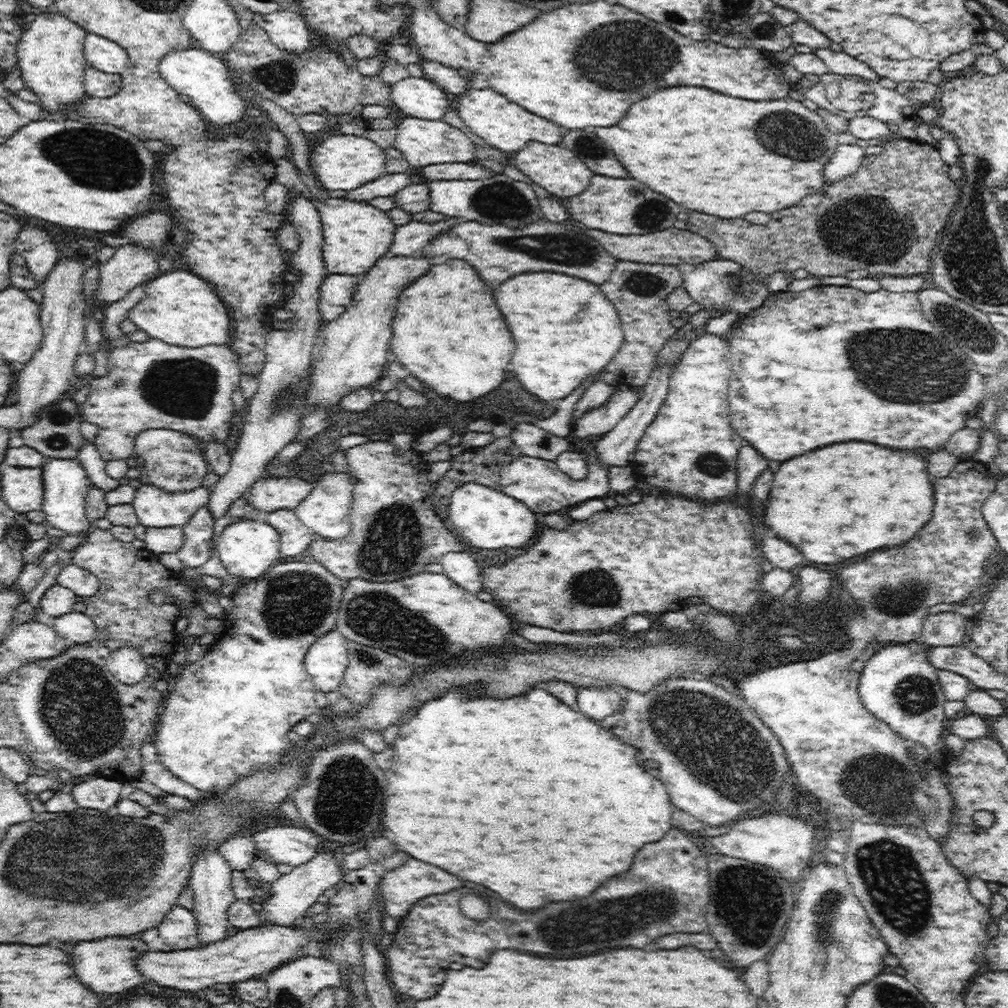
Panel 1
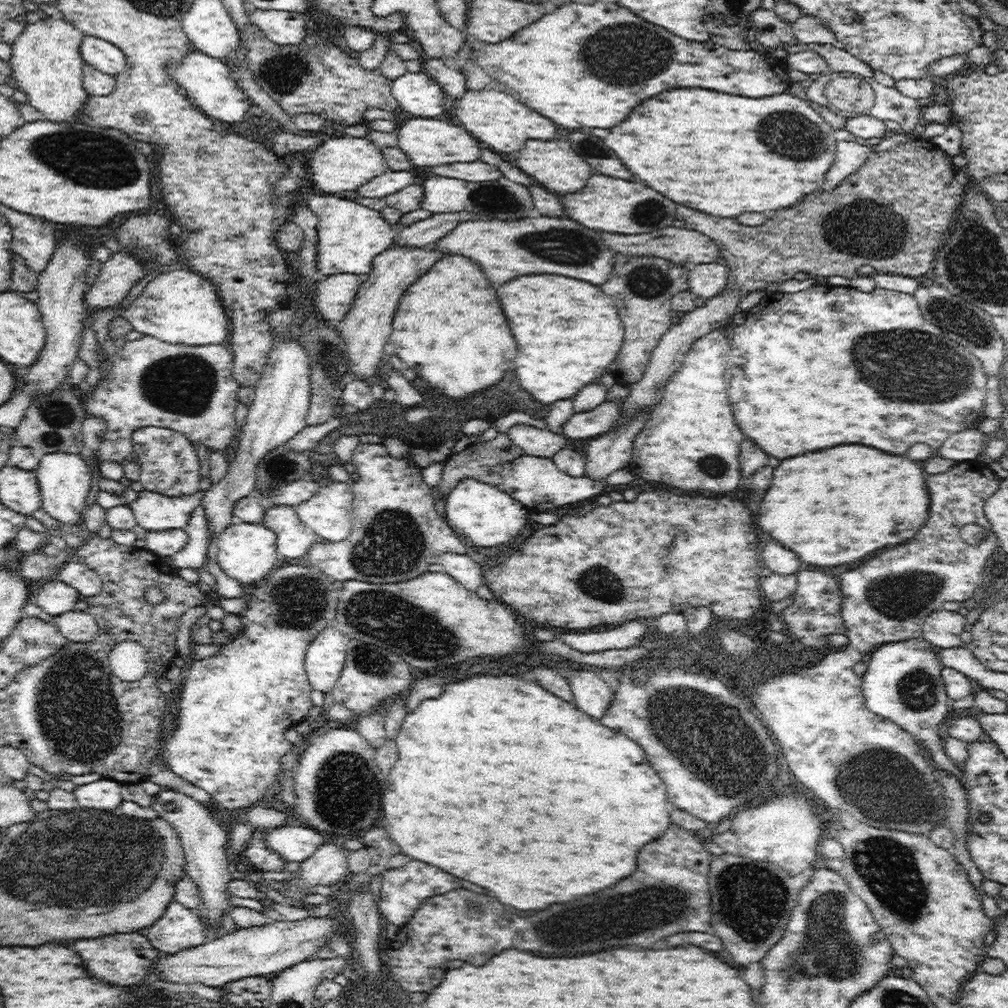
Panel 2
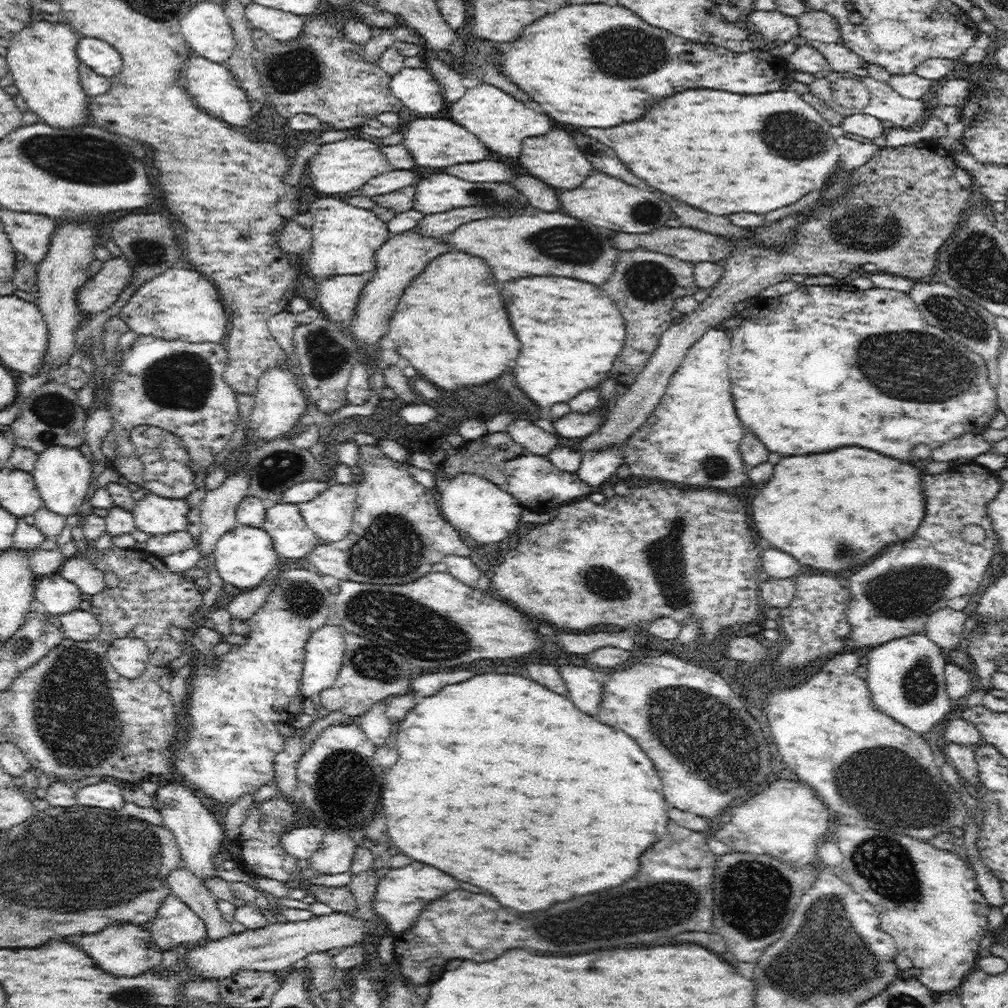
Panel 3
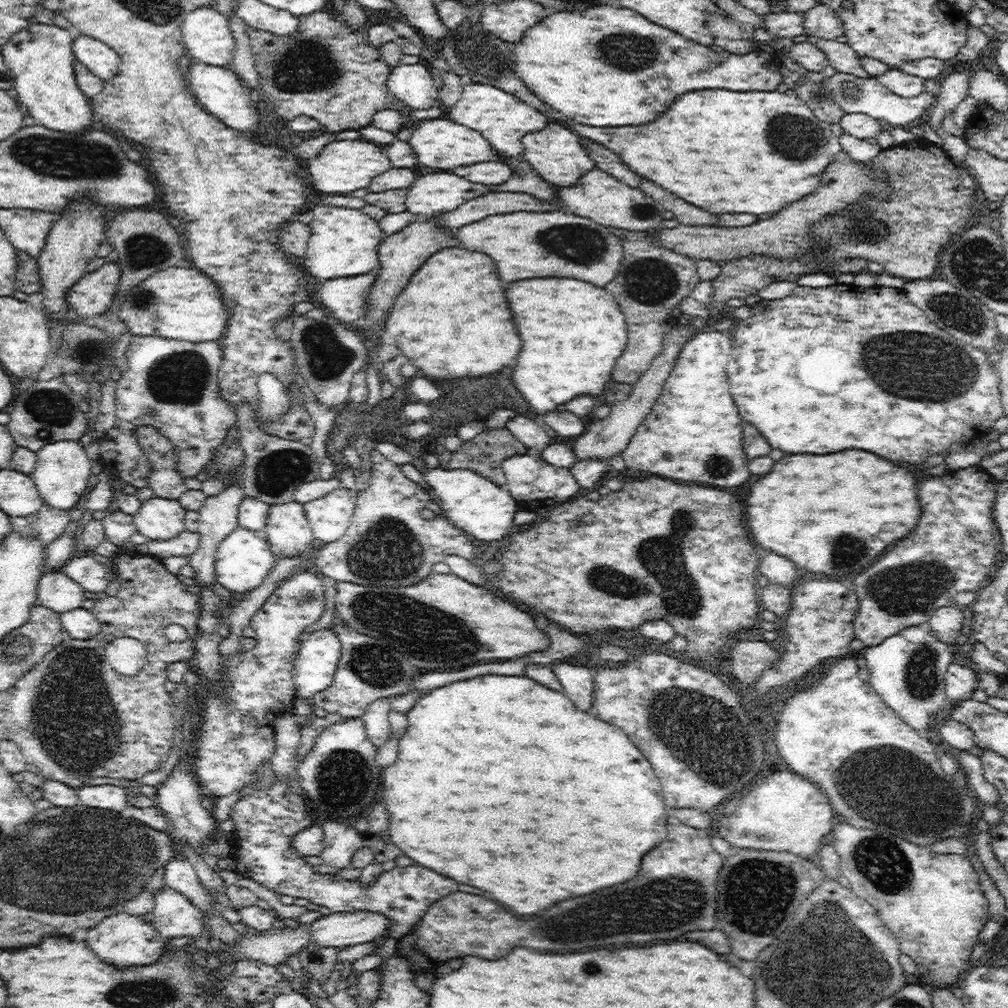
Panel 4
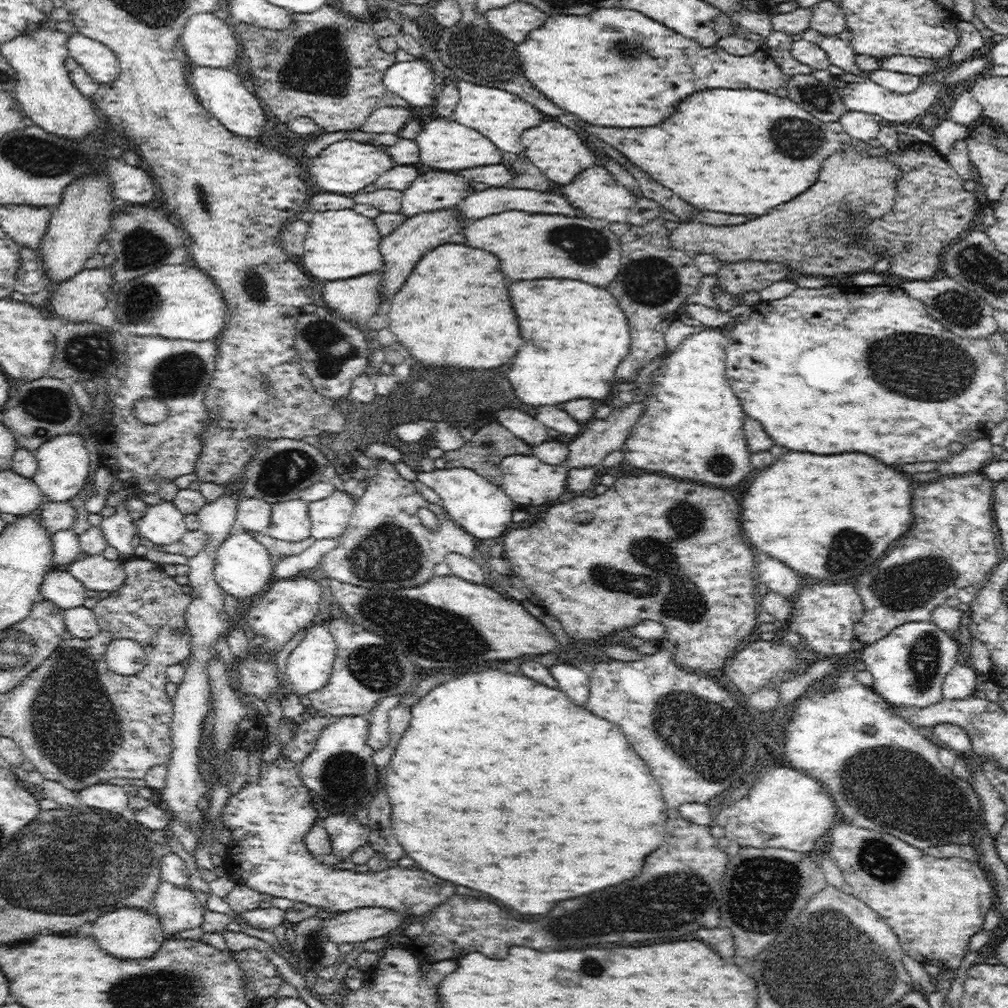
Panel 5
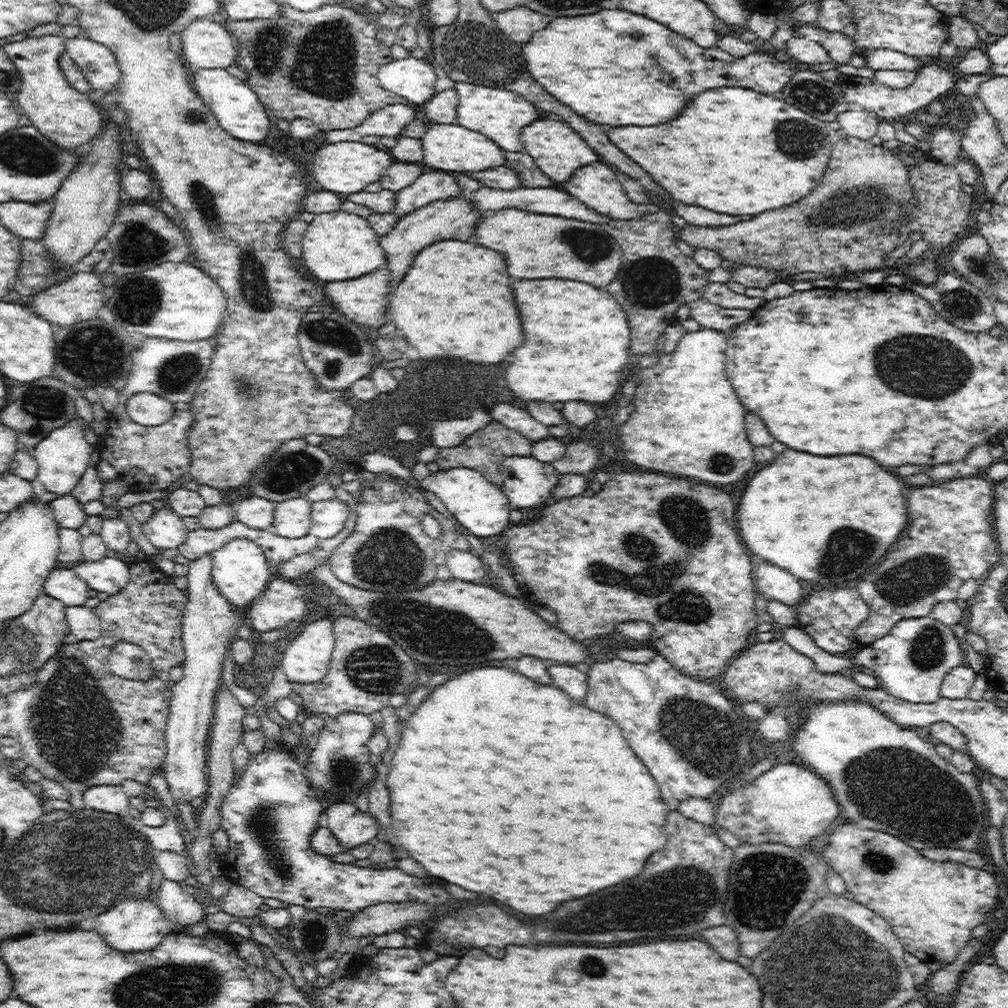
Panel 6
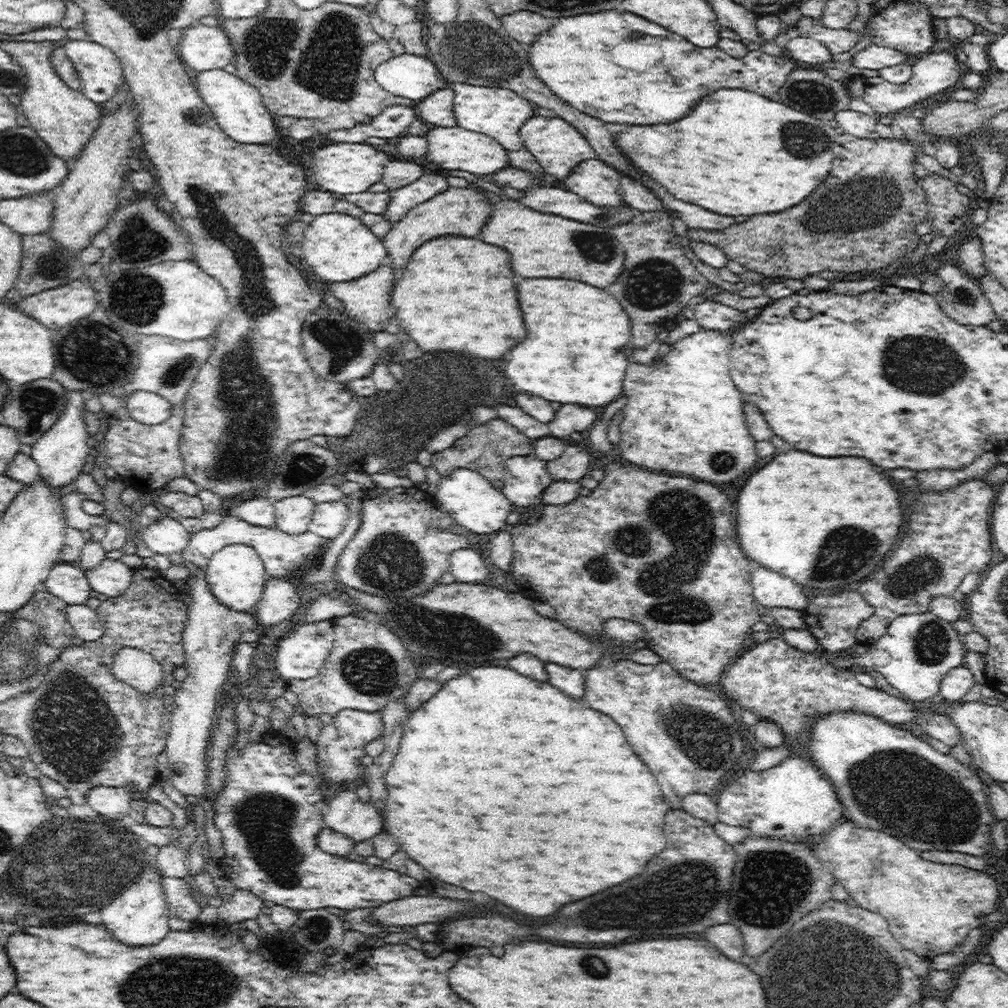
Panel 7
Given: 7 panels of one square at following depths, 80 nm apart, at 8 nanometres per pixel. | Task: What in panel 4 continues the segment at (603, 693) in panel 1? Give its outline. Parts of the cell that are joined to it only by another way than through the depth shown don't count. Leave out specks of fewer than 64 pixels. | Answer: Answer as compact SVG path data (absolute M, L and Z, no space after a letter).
M558 664L552 668L560 678L566 696L574 702L574 706L580 710L590 710L594 692L594 676L590 674L590 670L572 664Z

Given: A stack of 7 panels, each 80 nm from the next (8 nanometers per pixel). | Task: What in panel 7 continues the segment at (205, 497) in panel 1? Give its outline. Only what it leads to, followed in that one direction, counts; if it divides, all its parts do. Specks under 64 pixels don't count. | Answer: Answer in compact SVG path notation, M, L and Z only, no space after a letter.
M166 514L158 522L143 527L140 531L143 541L152 552L166 556L173 552L184 552L191 537L182 523Z

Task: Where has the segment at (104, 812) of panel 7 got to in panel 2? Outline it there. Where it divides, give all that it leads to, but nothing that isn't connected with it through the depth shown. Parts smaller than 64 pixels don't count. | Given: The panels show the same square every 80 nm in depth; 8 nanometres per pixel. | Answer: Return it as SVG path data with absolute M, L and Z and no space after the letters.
M102 778L88 784L77 784L73 791L77 805L88 809L112 811L123 802L121 783Z

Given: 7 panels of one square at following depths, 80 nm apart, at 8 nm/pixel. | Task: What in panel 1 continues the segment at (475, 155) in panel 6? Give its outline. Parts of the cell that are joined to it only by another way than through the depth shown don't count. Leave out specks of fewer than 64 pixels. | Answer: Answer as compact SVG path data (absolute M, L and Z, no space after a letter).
M406 117L397 126L396 147L408 160L411 167L428 166L445 162L472 162L474 144L462 130L440 120L424 120Z

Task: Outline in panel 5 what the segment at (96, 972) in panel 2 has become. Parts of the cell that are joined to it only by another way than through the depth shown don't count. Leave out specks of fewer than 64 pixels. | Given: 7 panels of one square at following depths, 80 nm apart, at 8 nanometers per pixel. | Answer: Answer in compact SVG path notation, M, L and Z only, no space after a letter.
M128 906L100 916L92 924L92 938L98 942L98 946L106 954L118 956L118 958L124 958L124 960L134 960L134 958L154 956L168 936L164 933L162 924L151 909L130 908Z

